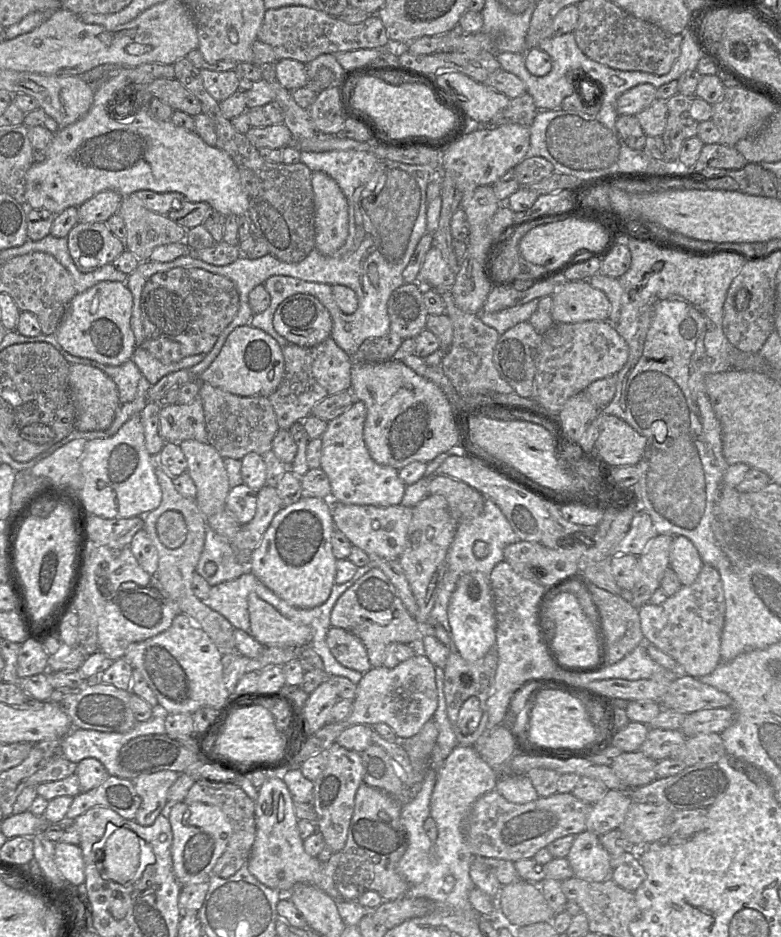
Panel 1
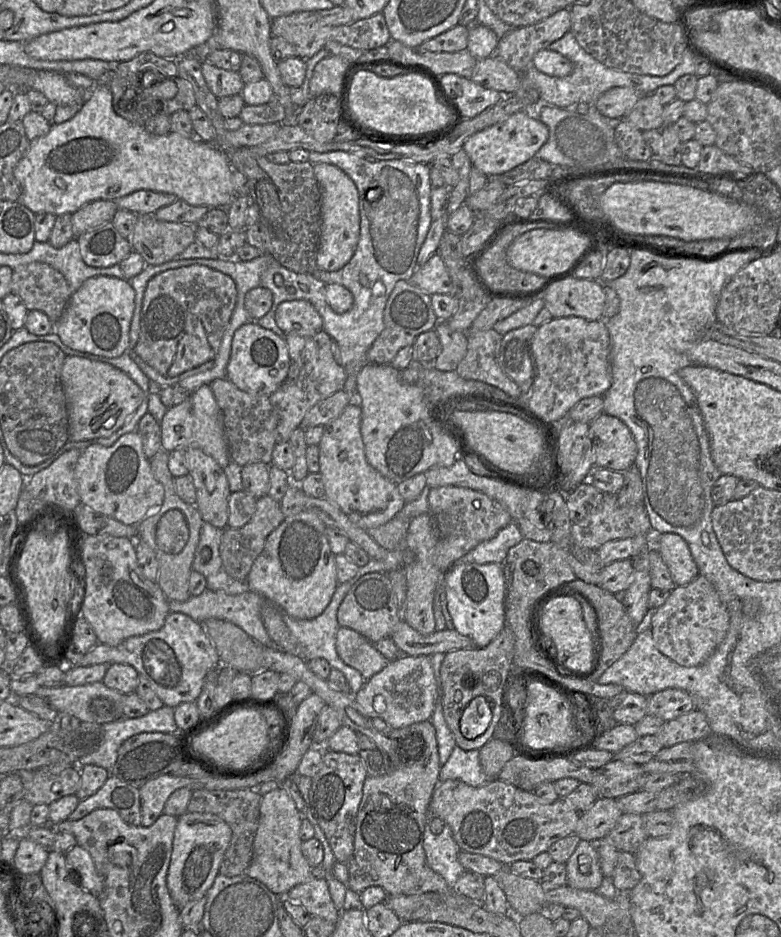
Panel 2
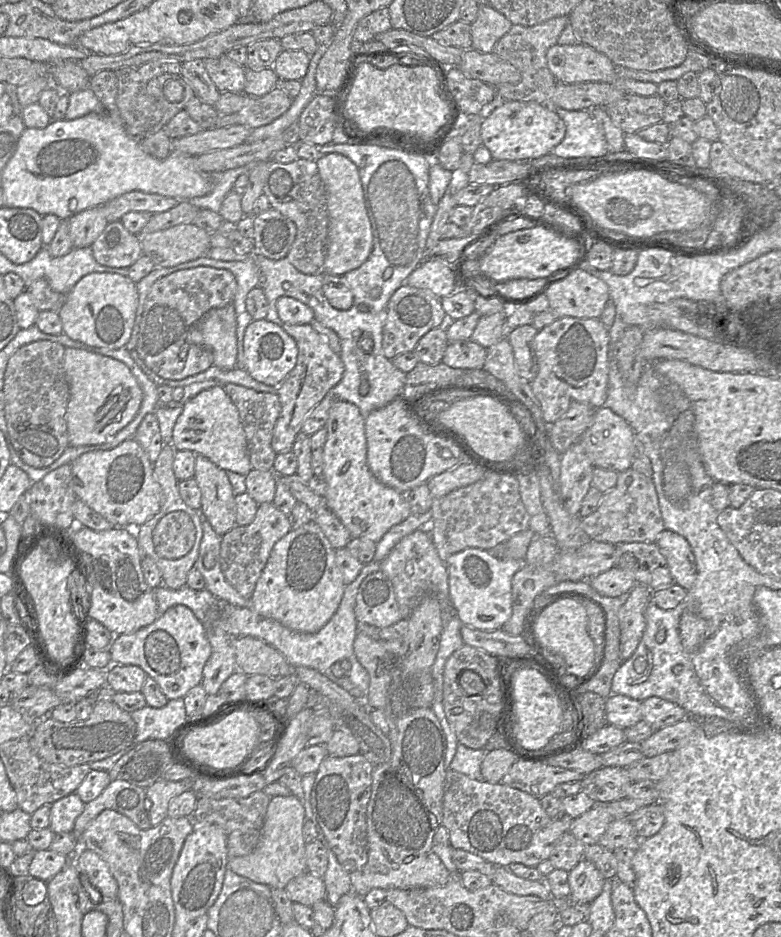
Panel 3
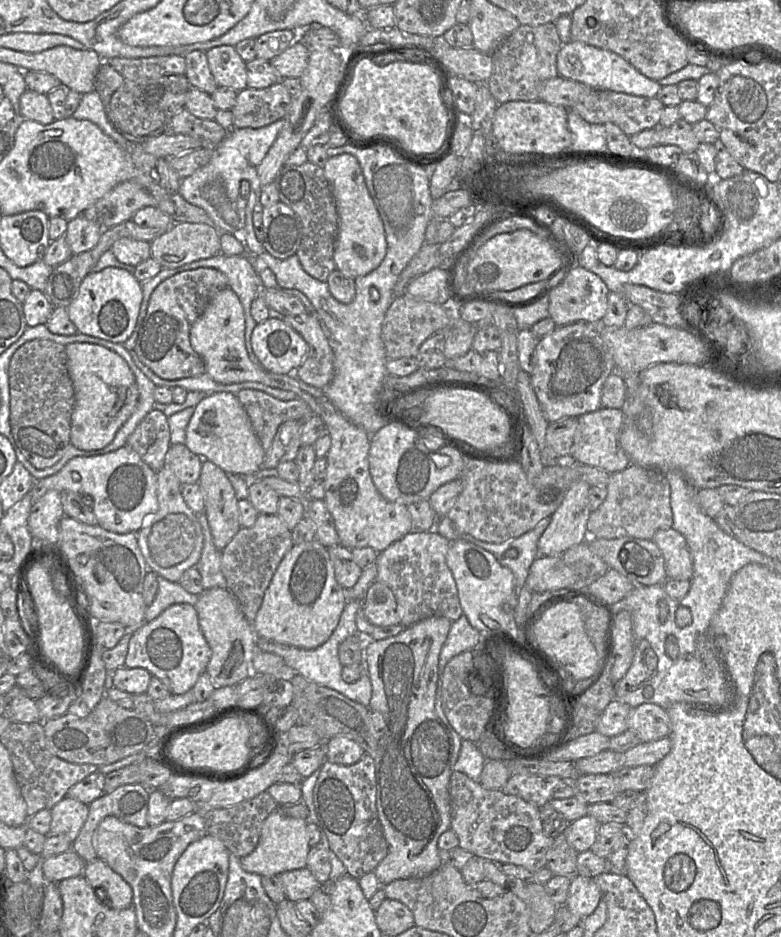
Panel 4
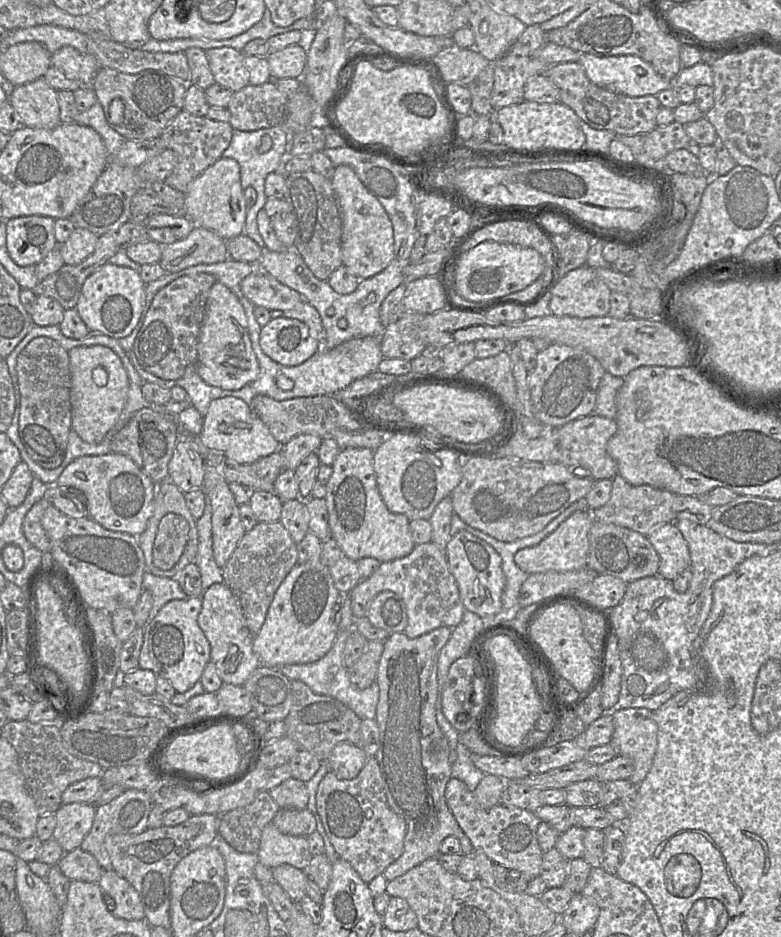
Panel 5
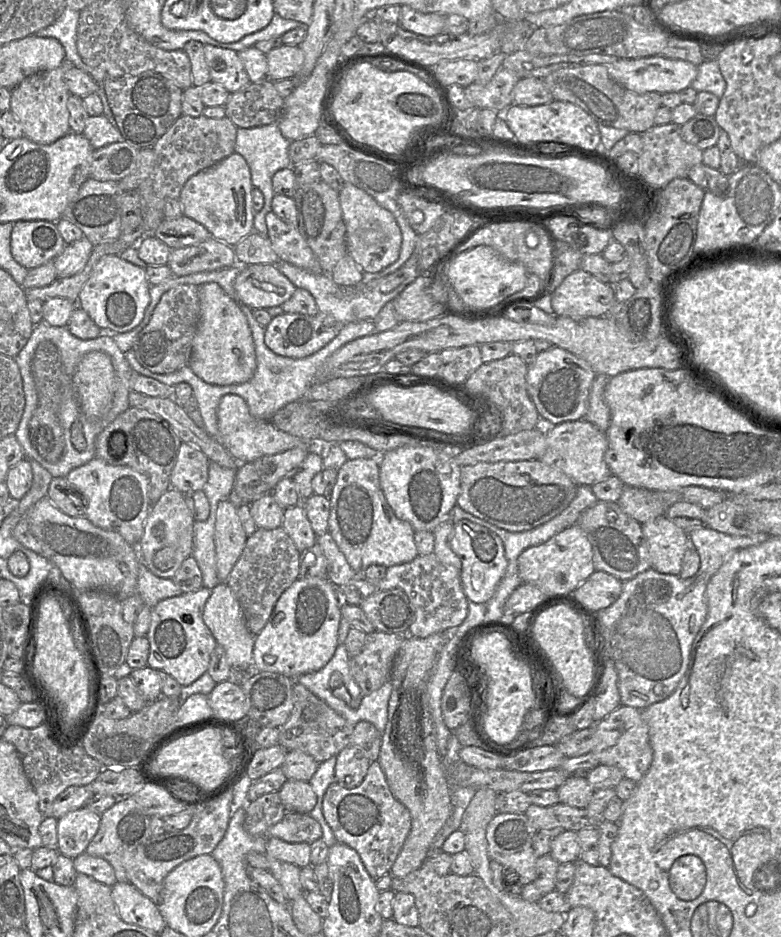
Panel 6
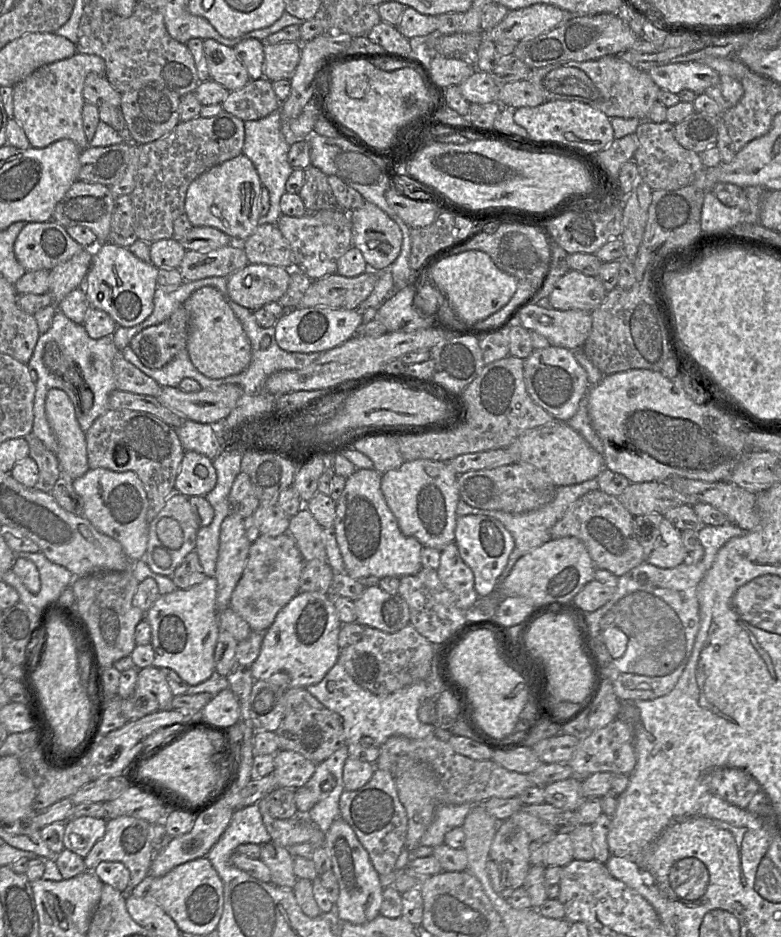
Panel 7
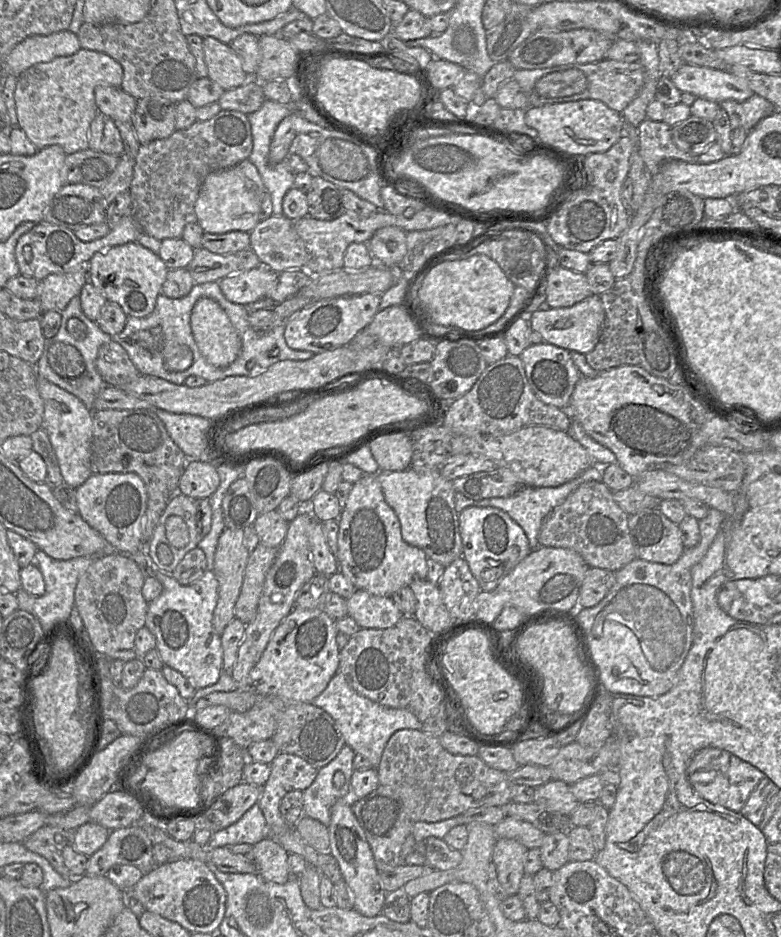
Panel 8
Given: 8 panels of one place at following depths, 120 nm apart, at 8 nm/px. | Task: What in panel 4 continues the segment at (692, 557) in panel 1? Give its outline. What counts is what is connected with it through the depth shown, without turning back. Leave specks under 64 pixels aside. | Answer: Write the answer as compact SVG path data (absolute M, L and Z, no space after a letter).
M671 527L658 530L652 540L662 552L667 579L691 581L693 563L685 538Z

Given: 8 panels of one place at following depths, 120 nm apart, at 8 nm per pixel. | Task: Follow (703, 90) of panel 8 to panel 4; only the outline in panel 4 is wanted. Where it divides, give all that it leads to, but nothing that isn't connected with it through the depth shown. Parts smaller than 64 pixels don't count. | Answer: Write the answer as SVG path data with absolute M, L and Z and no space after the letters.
M580 41L563 44L556 61L559 76L584 83L593 90L608 90L646 98L656 97L661 85L640 73L618 54Z

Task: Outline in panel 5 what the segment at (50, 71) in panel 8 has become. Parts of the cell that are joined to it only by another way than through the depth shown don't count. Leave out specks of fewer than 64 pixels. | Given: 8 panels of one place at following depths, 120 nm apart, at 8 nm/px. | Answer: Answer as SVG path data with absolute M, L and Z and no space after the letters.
M43 78L16 86L8 102L18 113L22 126L52 129L61 123L57 91Z

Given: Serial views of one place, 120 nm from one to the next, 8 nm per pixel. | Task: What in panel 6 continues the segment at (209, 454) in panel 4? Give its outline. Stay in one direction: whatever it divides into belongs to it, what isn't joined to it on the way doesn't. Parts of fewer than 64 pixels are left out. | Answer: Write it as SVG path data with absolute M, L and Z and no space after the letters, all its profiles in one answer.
M226 394L221 398L217 408L217 421L220 443L239 463L254 462L262 456L274 455L295 447L305 448L308 453L315 453L324 459L330 448L339 444L323 439L300 439L283 432L271 422L253 417L246 401L235 394Z

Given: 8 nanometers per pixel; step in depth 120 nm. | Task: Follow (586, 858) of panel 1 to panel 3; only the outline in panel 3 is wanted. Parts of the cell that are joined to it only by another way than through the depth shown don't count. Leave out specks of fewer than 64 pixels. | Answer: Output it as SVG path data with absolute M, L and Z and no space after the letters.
M586 858L569 871L570 899L574 904L587 907L602 892L606 878Z

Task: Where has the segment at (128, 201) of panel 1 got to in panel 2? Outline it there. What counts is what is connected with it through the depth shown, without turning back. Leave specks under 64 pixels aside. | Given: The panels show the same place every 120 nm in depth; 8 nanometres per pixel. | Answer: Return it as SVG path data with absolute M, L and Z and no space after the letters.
M137 214L130 237L132 250L142 256L147 265L160 265L178 259L178 256L195 241L195 224L158 220L153 214Z

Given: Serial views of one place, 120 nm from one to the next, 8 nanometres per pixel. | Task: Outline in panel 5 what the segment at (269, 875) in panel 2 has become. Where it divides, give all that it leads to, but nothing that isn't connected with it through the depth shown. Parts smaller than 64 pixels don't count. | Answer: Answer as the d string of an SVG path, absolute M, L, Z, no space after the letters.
M272 822L263 828L257 855L258 862L271 869L289 864L306 870L312 858L307 837L283 834Z

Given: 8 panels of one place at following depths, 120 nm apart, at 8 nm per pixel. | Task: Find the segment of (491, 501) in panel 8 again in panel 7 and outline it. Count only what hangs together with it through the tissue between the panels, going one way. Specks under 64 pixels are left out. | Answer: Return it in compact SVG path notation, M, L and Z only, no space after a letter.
M597 478L585 481L580 484L575 484L570 486L559 486L557 487L556 495L551 502L547 503L546 505L540 508L528 512L523 512L523 513L509 513L509 512L504 512L499 510L482 510L482 509L471 507L460 499L456 507L456 515L457 517L466 516L469 514L490 516L499 520L505 526L505 528L510 532L510 534L514 539L515 546L509 556L506 568L502 573L502 579L503 579L509 574L512 567L520 557L524 556L529 551L542 546L543 544L545 544L546 542L552 539L551 537L552 527L556 524L557 521L561 519L561 517L564 515L565 511L568 509L568 507L571 504L573 504L576 500L578 500L583 495L597 489L598 489Z

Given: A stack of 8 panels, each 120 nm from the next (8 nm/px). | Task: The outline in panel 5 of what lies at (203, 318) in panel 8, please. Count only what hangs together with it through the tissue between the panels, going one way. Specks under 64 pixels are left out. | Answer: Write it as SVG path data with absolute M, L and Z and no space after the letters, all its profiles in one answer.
M218 281L208 294L197 350L197 373L208 385L223 390L239 390L256 380L260 373L249 338L245 311L236 295Z

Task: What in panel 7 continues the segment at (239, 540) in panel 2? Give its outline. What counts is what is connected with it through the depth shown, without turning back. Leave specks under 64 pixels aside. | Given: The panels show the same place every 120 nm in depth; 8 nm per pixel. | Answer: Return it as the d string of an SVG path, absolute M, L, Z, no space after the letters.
M289 533L276 537L260 535L251 543L243 574L237 583L230 599L230 608L247 622L251 631L264 633L274 622L278 612L298 593L304 559Z

